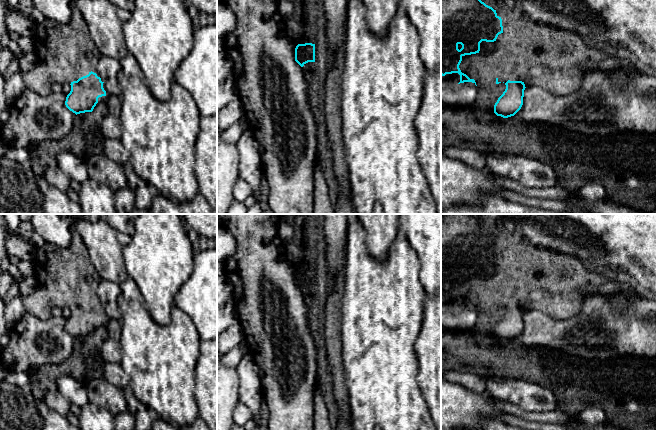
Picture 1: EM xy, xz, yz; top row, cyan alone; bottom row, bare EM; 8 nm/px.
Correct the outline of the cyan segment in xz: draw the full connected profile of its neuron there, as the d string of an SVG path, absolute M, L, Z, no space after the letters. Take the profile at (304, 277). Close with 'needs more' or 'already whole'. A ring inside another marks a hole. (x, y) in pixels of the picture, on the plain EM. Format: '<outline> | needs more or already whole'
M298 268L295 272L295 285L301 291L308 286L315 286L315 268Z | already whole

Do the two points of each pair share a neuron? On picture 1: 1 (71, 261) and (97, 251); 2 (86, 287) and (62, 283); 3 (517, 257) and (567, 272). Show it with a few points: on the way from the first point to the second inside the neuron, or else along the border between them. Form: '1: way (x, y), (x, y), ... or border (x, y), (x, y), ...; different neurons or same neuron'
1: border (78, 233), (87, 248), (88, 258), (99, 275); different neurons
2: way (80, 287), (73, 283), (68, 283); same neuron
3: way (529, 269), (555, 272); same neuron

